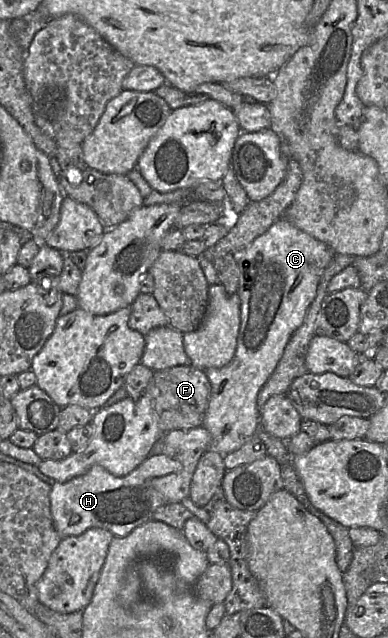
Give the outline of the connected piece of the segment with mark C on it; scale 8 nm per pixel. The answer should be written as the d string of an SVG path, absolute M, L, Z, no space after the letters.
M280 218L248 247L234 254L239 268L237 294L240 298L240 327L232 360L220 368L204 370L211 391L201 427L211 435L208 451L227 455L255 436L260 428L260 410L257 396L275 370L293 333L301 326L313 302L325 268L335 252L323 242L297 228L287 218Z

